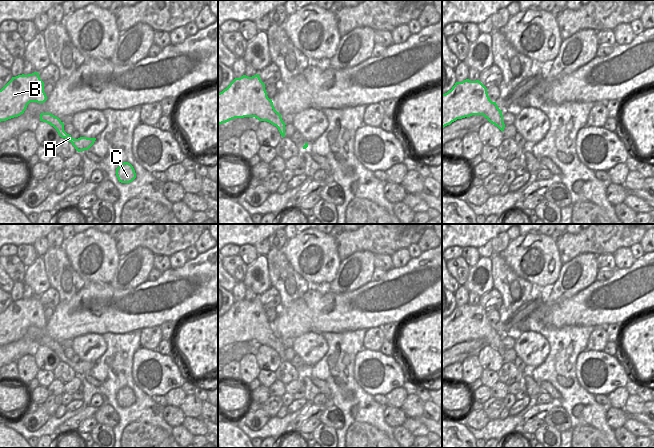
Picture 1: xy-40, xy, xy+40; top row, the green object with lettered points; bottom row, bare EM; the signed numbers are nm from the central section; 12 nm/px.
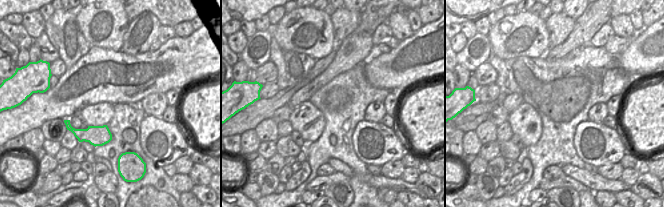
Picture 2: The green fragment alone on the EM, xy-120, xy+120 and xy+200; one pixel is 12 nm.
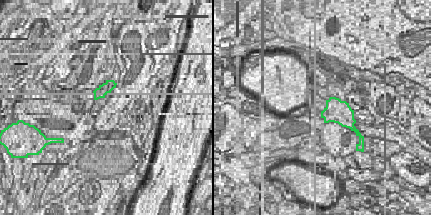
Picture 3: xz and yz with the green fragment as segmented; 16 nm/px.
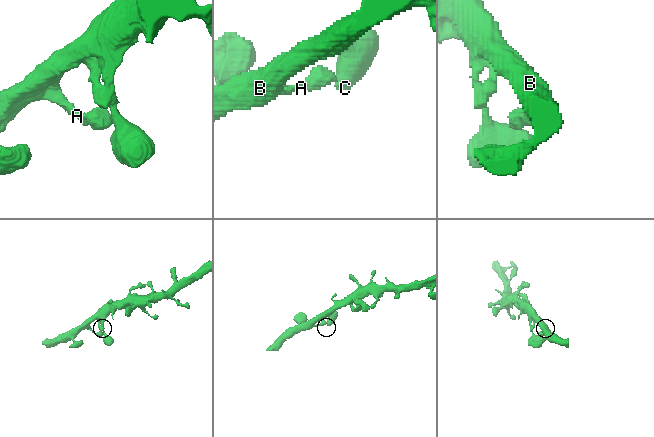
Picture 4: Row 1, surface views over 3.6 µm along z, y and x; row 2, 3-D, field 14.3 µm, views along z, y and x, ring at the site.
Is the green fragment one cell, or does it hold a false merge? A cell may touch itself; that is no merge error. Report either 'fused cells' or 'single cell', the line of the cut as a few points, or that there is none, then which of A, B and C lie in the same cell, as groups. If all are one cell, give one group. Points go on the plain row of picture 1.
single cell; cut none; groups A B C

